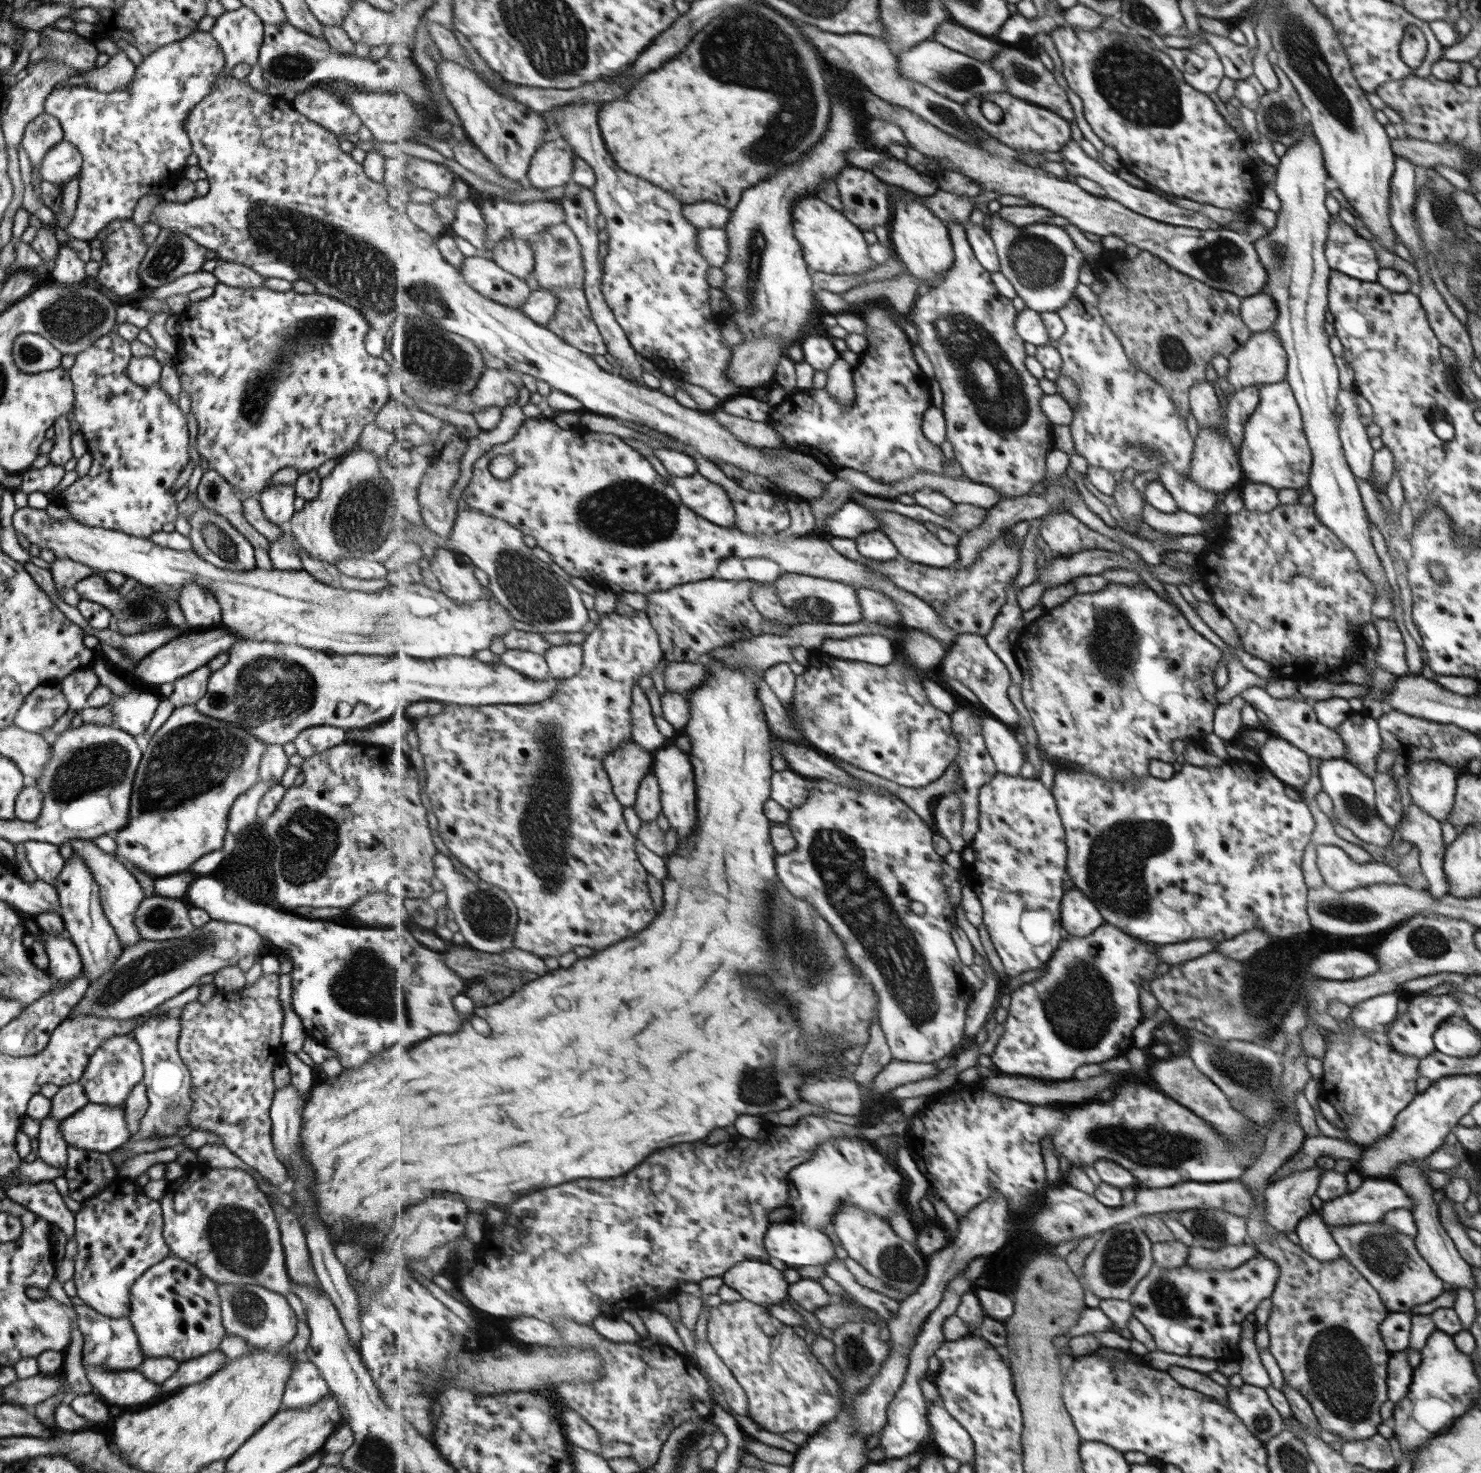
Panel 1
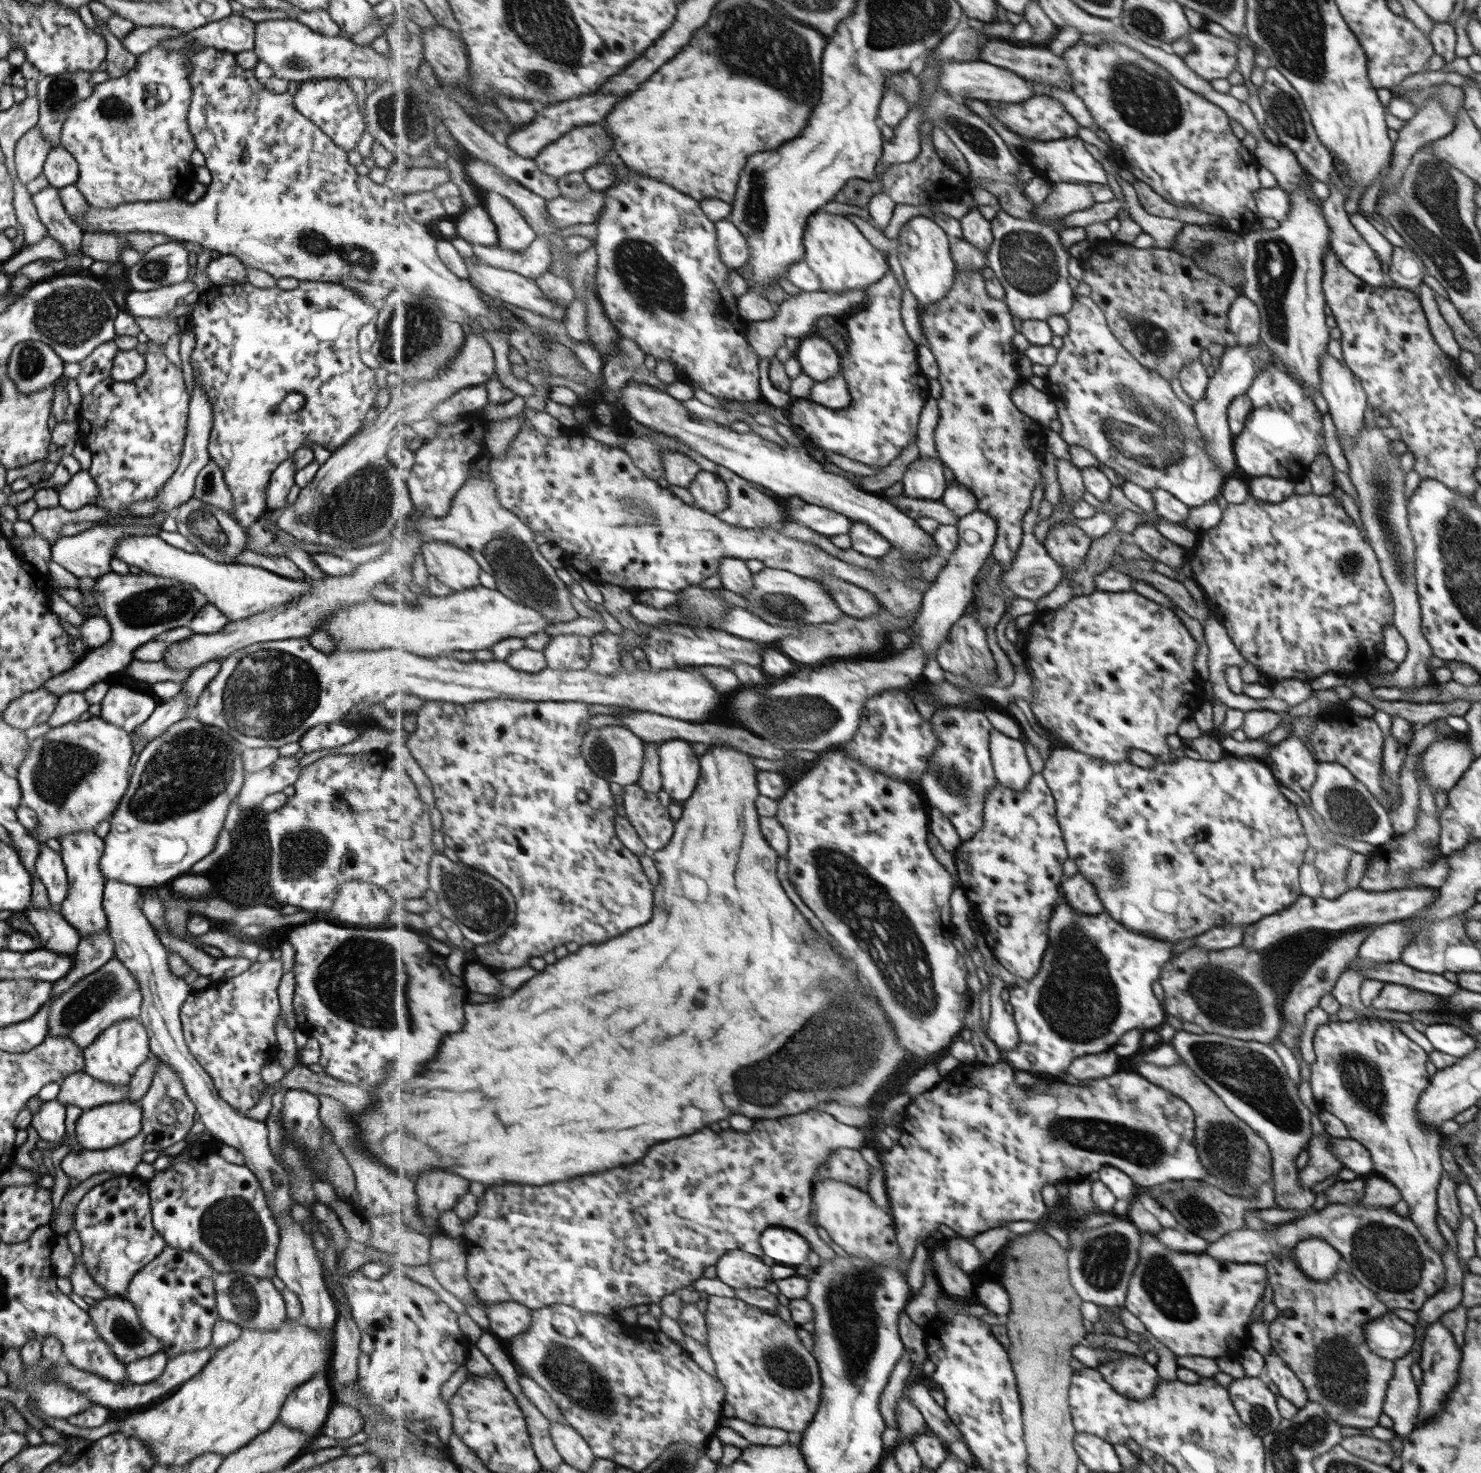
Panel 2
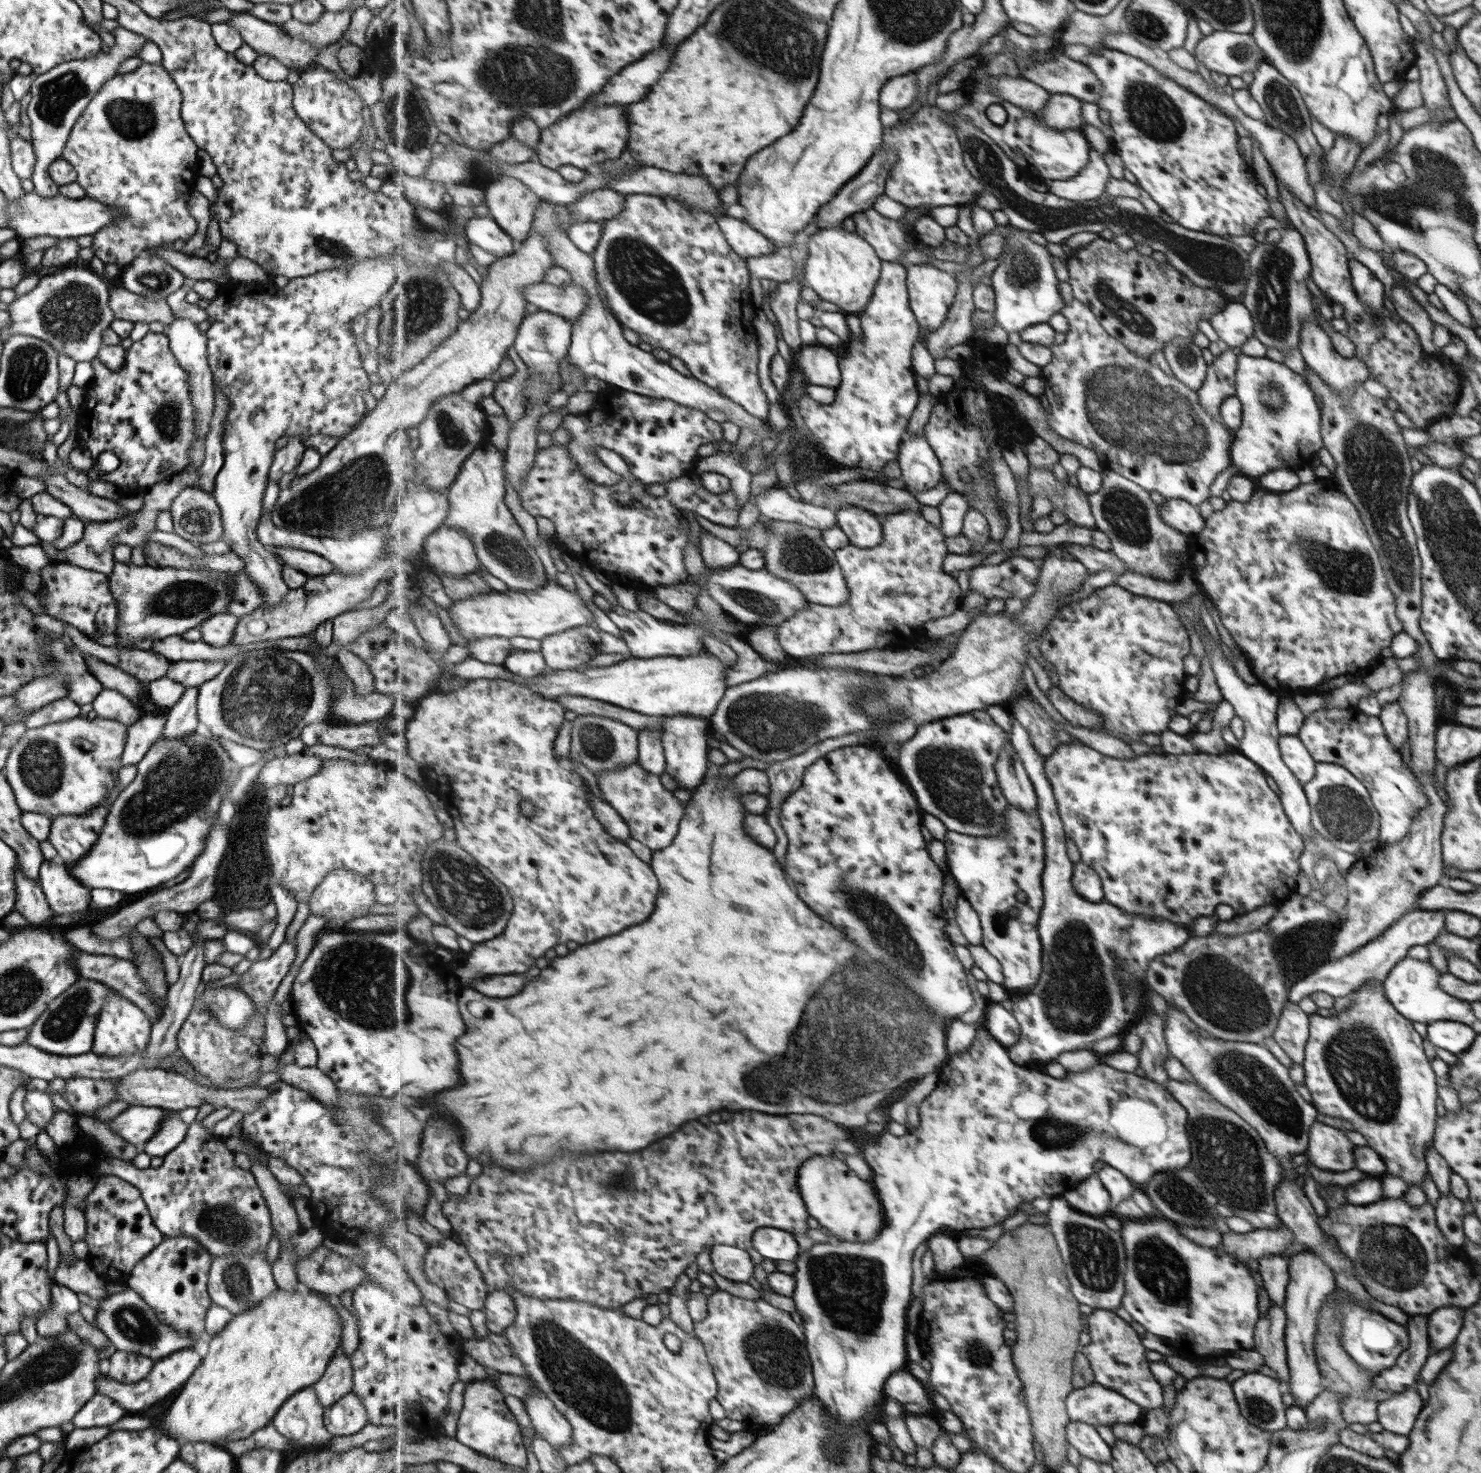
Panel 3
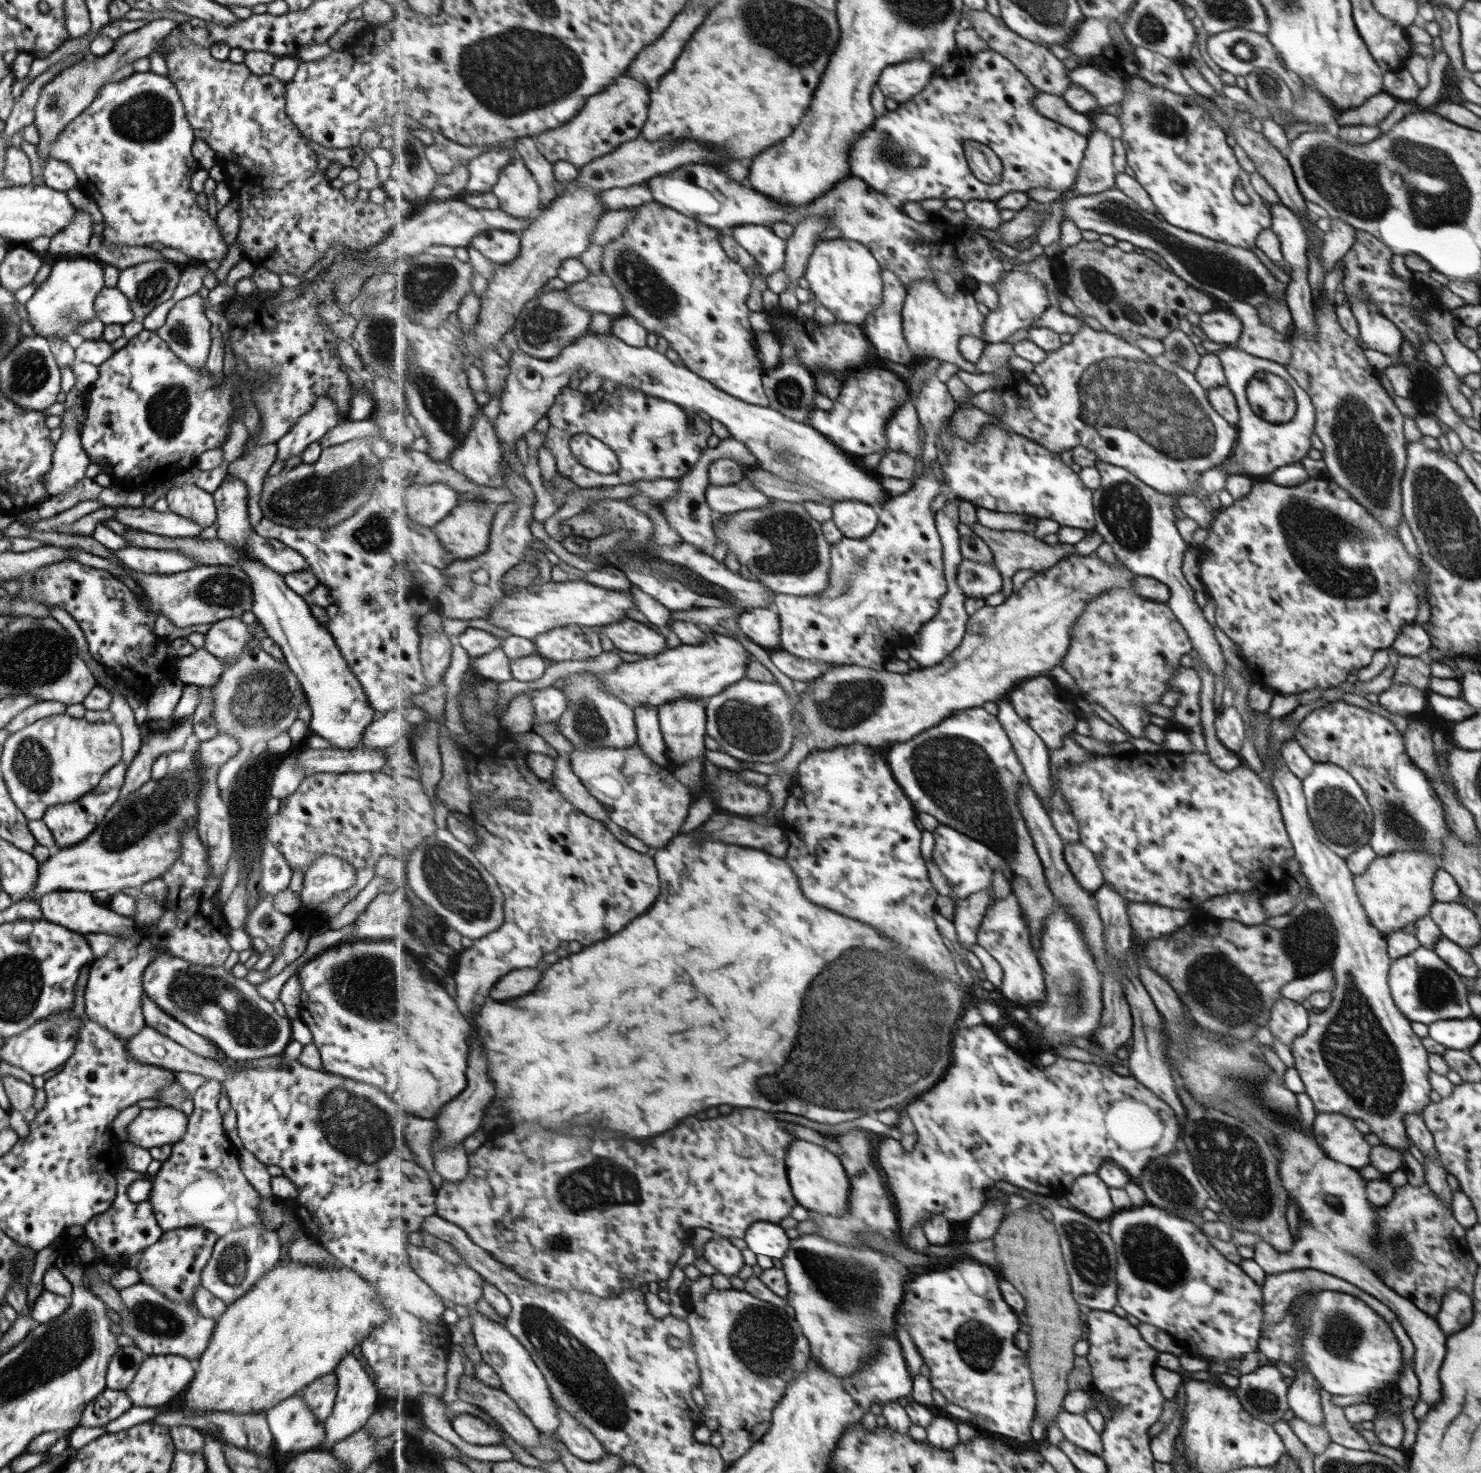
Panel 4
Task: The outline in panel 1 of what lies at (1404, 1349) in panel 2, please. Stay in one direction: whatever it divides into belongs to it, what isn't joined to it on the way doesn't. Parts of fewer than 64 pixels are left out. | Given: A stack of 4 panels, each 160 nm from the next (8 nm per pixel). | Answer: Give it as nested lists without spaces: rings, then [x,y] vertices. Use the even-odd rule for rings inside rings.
[[[1391,1312],[1381,1322],[1381,1337],[1390,1351],[1399,1352],[1409,1348],[1410,1314]]]

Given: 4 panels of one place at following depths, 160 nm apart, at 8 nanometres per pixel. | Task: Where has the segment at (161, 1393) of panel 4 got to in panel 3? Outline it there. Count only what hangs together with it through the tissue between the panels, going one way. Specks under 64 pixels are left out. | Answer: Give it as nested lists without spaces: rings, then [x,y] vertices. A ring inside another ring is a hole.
[[[181,1349],[171,1353],[166,1357],[155,1359],[151,1370],[141,1379],[132,1383],[120,1383],[110,1379],[107,1375],[99,1374],[95,1379],[95,1392],[103,1396],[108,1396],[114,1400],[120,1407],[128,1412],[134,1412],[147,1409],[154,1402],[161,1400],[167,1394],[175,1392],[177,1388],[182,1388],[185,1381],[191,1376],[191,1373],[201,1362],[201,1357],[193,1349]]]

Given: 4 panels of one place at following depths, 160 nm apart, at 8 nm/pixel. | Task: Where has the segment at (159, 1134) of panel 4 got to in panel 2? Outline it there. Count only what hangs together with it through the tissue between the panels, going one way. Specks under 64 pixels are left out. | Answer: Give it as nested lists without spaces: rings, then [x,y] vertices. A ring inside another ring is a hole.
[[[127,1101],[82,1110],[74,1124],[75,1144],[89,1151],[108,1150],[133,1138],[141,1119],[139,1103]]]

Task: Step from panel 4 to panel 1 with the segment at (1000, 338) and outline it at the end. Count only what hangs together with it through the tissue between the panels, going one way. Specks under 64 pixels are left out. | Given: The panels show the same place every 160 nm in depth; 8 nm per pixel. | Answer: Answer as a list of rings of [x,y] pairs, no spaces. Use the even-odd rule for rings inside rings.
[[[998,211],[990,212],[990,215],[990,234],[1000,256],[1001,272],[1013,283],[1018,296],[1031,310],[1058,312],[1058,308],[1074,296],[1079,269],[1087,263],[1083,254],[1062,227],[1048,223],[1021,227],[1002,218]]]

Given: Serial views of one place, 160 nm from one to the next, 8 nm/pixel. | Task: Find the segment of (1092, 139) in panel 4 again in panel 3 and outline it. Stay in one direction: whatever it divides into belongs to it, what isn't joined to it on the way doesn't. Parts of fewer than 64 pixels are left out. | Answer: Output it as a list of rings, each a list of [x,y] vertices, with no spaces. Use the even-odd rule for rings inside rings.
[[[1091,148],[1086,167],[1067,181],[1051,181],[1049,192],[1073,202],[1095,200],[1104,193],[1105,184],[1109,178],[1111,177],[1102,159],[1102,154]]]

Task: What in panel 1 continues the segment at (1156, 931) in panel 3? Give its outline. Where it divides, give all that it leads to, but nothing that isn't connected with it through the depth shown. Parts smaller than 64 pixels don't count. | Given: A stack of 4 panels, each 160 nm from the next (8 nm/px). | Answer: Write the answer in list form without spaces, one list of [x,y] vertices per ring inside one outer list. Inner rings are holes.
[[[1106,922],[1087,936],[1065,936],[1045,970],[1046,975],[1019,987],[1011,995],[1012,1002],[1005,1024],[1005,1036],[989,1056],[1003,1075],[1020,1075],[1041,1080],[1065,1080],[1083,1064],[1109,1060],[1133,1046],[1133,1028],[1141,1022],[1139,984],[1155,978],[1157,945],[1135,940],[1131,935]]]

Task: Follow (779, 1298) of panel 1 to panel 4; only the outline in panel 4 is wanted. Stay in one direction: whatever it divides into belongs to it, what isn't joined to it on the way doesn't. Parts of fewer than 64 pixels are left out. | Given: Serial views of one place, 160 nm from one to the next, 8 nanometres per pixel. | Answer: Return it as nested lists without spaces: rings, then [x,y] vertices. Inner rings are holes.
[[[714,1234],[714,1236],[704,1245],[703,1257],[709,1261],[719,1273],[730,1278],[739,1274],[745,1266],[743,1254],[731,1240],[724,1236]]]

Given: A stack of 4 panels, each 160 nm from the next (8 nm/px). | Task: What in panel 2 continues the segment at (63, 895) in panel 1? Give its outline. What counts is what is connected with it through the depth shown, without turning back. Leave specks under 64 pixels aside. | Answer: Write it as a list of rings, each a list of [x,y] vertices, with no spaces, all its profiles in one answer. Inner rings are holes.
[[[93,830],[89,832],[69,832],[57,838],[60,844],[61,857],[66,877],[67,892],[65,898],[58,904],[57,911],[63,920],[72,926],[81,936],[99,934],[107,926],[106,916],[101,904],[104,878],[99,868],[99,857],[104,849],[102,839]]]

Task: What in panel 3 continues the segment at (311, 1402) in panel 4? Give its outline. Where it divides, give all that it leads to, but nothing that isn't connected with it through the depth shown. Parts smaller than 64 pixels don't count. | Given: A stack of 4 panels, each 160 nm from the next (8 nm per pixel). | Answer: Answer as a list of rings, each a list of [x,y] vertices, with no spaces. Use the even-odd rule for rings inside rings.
[[[340,1350],[327,1363],[324,1373],[314,1382],[317,1400],[323,1408],[333,1404],[348,1392],[352,1392],[352,1368],[350,1358]]]

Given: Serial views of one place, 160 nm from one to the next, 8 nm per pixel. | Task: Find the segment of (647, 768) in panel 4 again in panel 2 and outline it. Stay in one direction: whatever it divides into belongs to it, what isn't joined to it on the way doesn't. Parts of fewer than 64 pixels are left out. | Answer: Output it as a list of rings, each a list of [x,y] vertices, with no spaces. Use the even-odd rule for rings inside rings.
[[[638,783],[631,784],[623,787],[620,804],[641,840],[651,850],[663,850],[674,838],[676,823],[671,820],[657,792],[647,792]]]

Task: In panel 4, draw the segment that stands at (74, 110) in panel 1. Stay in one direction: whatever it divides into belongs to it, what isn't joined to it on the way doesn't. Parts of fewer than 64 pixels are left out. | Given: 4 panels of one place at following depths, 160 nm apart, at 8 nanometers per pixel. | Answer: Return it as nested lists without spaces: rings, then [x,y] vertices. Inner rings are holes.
[[[151,71],[133,73],[123,80],[112,82],[111,84],[104,84],[103,88],[96,94],[93,102],[69,122],[55,139],[55,142],[49,145],[49,158],[63,161],[67,163],[71,170],[73,170],[76,178],[76,187],[89,197],[99,209],[102,216],[103,230],[100,233],[103,244],[118,244],[119,246],[142,246],[149,247],[155,242],[168,246],[169,248],[177,248],[186,254],[189,263],[205,263],[208,260],[220,261],[224,258],[227,252],[227,246],[222,241],[219,235],[219,229],[214,220],[207,215],[206,211],[201,211],[195,203],[195,196],[197,194],[189,188],[191,175],[195,170],[199,170],[200,166],[197,164],[195,157],[191,154],[190,148],[194,141],[193,130],[187,119],[185,119],[185,112],[183,104],[179,98],[179,94],[175,86],[168,80],[166,76],[159,76]]]

